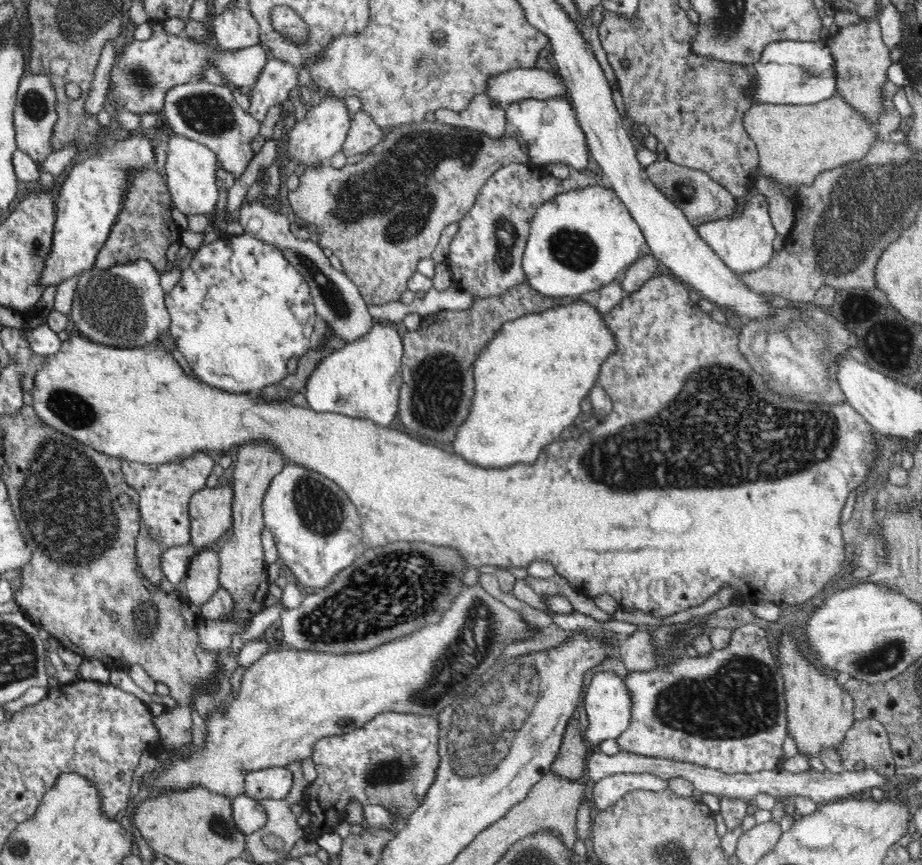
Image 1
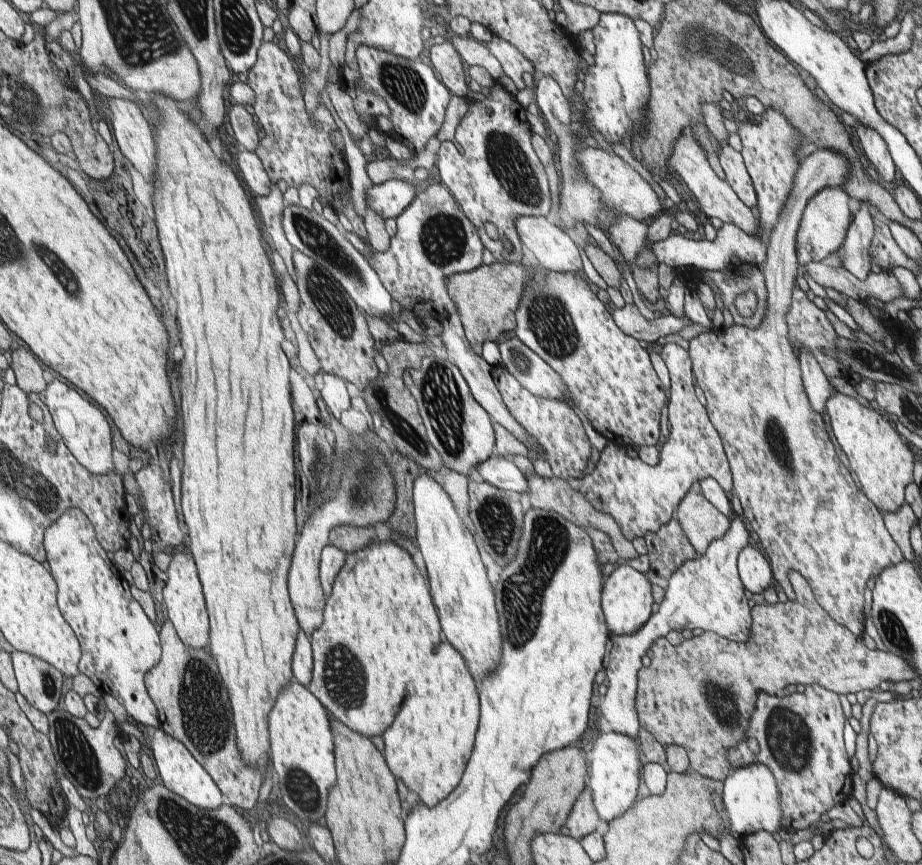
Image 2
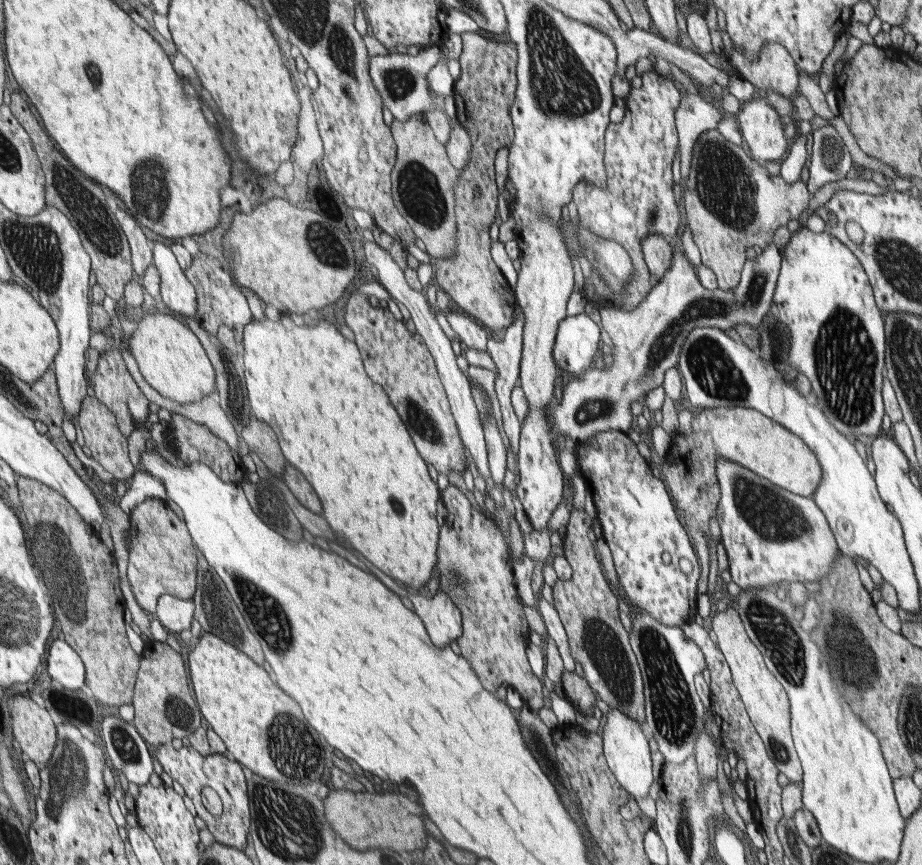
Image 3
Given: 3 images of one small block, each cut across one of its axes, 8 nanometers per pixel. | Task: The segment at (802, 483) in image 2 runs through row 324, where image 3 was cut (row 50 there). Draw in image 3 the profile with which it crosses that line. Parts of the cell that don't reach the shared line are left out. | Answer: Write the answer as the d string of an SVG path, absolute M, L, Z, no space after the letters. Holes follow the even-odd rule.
M765 44L755 62L743 58L743 52L731 52L731 66L741 80L751 82L761 92L779 92L785 98L797 94L799 70L781 44Z

